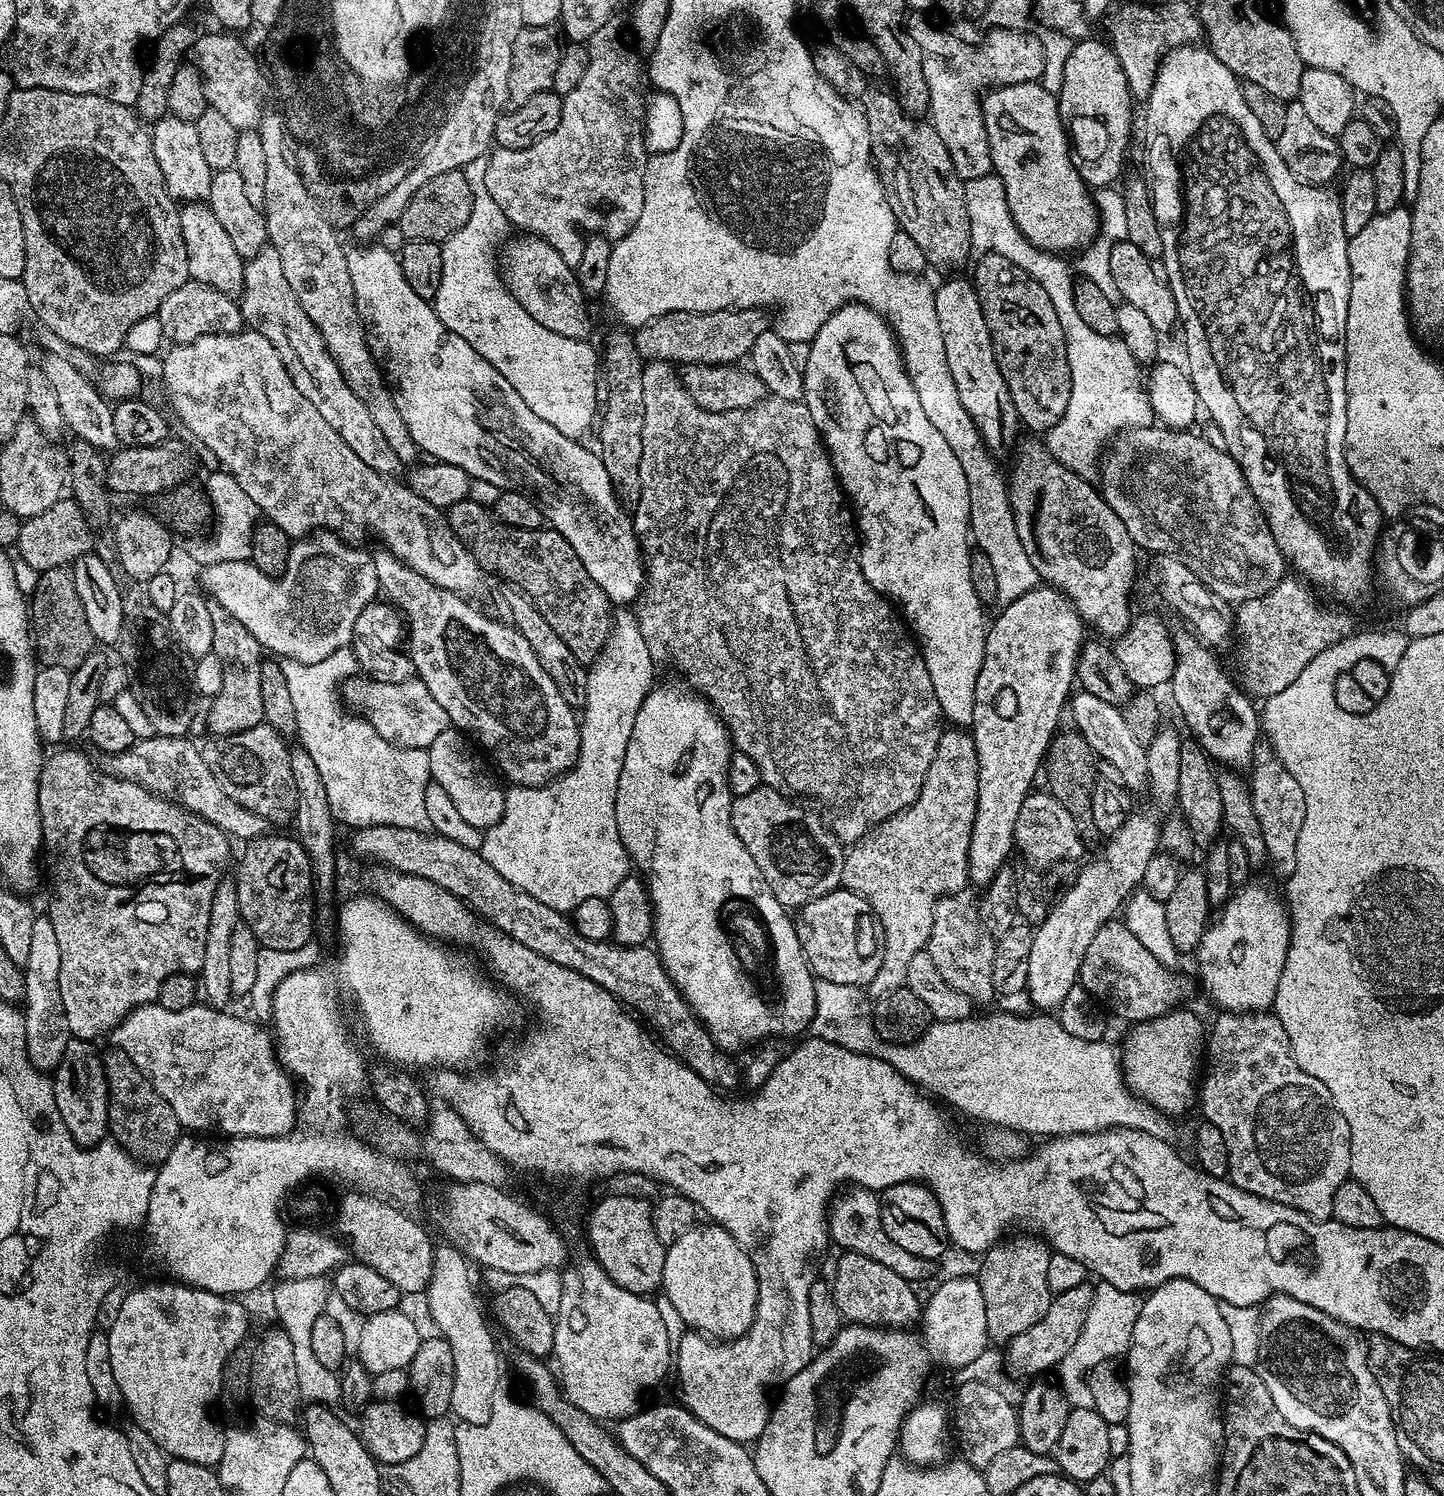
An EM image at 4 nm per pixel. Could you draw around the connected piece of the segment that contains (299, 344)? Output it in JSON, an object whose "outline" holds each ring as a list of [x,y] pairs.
{"outline":[[[265,246],[245,263],[244,287],[238,293],[238,303],[241,321],[251,331],[270,338],[270,346],[278,350],[278,358],[282,358],[286,370],[291,372],[294,386],[298,386],[303,396],[317,407],[318,414],[330,422],[331,428],[338,430],[342,442],[346,442],[346,446],[350,446],[366,466],[378,470],[383,476],[395,477],[395,472],[402,468],[401,460],[394,450],[390,450],[390,442],[386,442],[382,430],[378,430],[362,398],[358,398],[358,394],[350,390],[346,378],[342,378],[334,358],[326,350],[322,334],[318,334],[314,322],[310,322],[306,310],[302,310],[302,302],[294,298],[294,290],[290,290],[290,282],[286,282],[278,250]]]}

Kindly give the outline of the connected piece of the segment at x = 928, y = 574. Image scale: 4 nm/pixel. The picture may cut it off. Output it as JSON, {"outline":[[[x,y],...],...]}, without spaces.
{"outline":[[[843,304],[837,312],[830,314],[826,322],[822,322],[820,329],[811,337],[812,345],[808,348],[808,357],[803,357],[802,371],[804,374],[803,404],[810,410],[810,418],[814,418],[814,426],[820,432],[820,438],[828,449],[828,456],[832,460],[832,468],[836,478],[844,489],[845,497],[854,509],[854,520],[858,525],[858,559],[860,569],[882,595],[891,598],[898,605],[903,619],[910,625],[915,639],[918,641],[920,653],[924,655],[926,670],[930,670],[930,682],[934,682],[934,694],[938,698],[941,717],[952,726],[971,725],[974,714],[974,690],[978,682],[978,670],[982,670],[984,661],[984,638],[986,635],[986,619],[984,620],[985,605],[980,603],[978,594],[974,594],[974,582],[970,582],[970,529],[968,526],[968,483],[966,474],[962,474],[962,462],[950,450],[946,438],[938,434],[938,429],[926,418],[922,411],[922,402],[918,402],[918,393],[904,369],[903,359],[898,351],[896,337],[888,321],[877,314],[873,308],[865,304]]]}

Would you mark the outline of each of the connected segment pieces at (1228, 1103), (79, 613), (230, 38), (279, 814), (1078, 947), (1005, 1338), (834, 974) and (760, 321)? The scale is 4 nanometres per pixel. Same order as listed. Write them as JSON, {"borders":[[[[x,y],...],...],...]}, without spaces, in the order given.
{"borders":[[[[1223,1011],[1219,1015],[1212,1028],[1210,1026],[1206,1040],[1206,1068],[1208,1064],[1208,1073],[1205,1076],[1203,1073],[1198,1084],[1198,1108],[1200,1106],[1201,1110],[1204,1111],[1203,1119],[1207,1123],[1218,1126],[1218,1131],[1226,1142],[1226,1154],[1228,1155],[1227,1179],[1244,1192],[1260,1196],[1264,1200],[1273,1200],[1279,1204],[1297,1208],[1297,1210],[1305,1212],[1307,1216],[1315,1220],[1329,1219],[1334,1206],[1334,1193],[1338,1191],[1338,1186],[1342,1186],[1342,1182],[1349,1179],[1350,1176],[1352,1155],[1350,1154],[1350,1126],[1346,1126],[1346,1118],[1342,1118],[1338,1106],[1334,1106],[1334,1098],[1330,1094],[1330,1090],[1326,1090],[1326,1086],[1322,1086],[1322,1082],[1318,1082],[1318,1078],[1306,1074],[1306,1070],[1302,1070],[1302,1066],[1298,1066],[1298,1062],[1292,1053],[1289,1035],[1286,1034],[1285,1027],[1282,1026],[1281,1020],[1275,1016],[1275,1013],[1267,1011],[1252,1013]]],[[[71,567],[51,568],[35,577],[36,585],[30,588],[30,612],[34,617],[34,651],[43,666],[62,666],[69,670],[82,666],[97,647],[97,640],[86,622],[78,586],[74,586]]],[[[197,35],[196,44],[190,49],[190,56],[204,80],[208,106],[219,110],[230,121],[230,126],[238,130],[252,130],[257,127],[262,117],[260,68],[247,46],[240,41],[239,35],[223,35]]],[[[262,723],[227,737],[223,741],[224,749],[220,757],[214,760],[214,771],[222,790],[226,790],[226,794],[230,794],[238,806],[254,810],[254,814],[266,818],[272,826],[284,824],[287,820],[289,823],[295,817],[298,802],[294,773],[290,770],[292,753],[289,745],[284,745],[284,740],[281,733]]],[[[1133,811],[1124,821],[1121,828],[1111,833],[1108,845],[1104,848],[1104,860],[1097,864],[1081,867],[1078,874],[1078,882],[1070,888],[1060,900],[1055,901],[1048,909],[1048,917],[1032,933],[1032,946],[1030,948],[1030,974],[1028,975],[1027,994],[1032,999],[1033,1005],[1040,1010],[1059,1009],[1062,1001],[1073,995],[1072,987],[1077,987],[1080,979],[1080,967],[1082,958],[1094,942],[1094,934],[1102,925],[1108,923],[1125,907],[1126,901],[1134,892],[1143,885],[1143,874],[1149,865],[1153,855],[1158,852],[1160,840],[1160,828],[1158,821],[1148,812]]],[[[1001,1239],[983,1253],[981,1260],[984,1261],[981,1262],[978,1273],[982,1302],[986,1302],[988,1339],[1000,1346],[1007,1345],[1009,1340],[1037,1324],[1046,1310],[1050,1310],[1053,1297],[1046,1280],[1046,1270],[1049,1269],[1052,1256],[1049,1245],[1039,1239],[1008,1239]]],[[[846,887],[835,888],[833,892],[823,891],[819,896],[800,905],[794,916],[796,937],[804,958],[812,970],[813,977],[830,982],[838,982],[842,986],[859,989],[872,983],[874,974],[878,974],[878,966],[882,966],[882,933],[872,914],[870,902]]],[[[727,308],[708,312],[674,311],[653,317],[633,333],[633,347],[641,359],[665,360],[684,366],[696,363],[737,363],[751,353],[759,334],[769,331],[770,324],[765,309]]]]}

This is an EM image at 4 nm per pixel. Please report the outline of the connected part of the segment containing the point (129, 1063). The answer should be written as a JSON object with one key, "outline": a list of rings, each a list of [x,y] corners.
{"outline":[[[105,1051],[102,1056],[104,1081],[108,1087],[108,1131],[111,1139],[141,1164],[159,1166],[182,1139],[182,1126],[174,1110],[170,1110],[170,1102],[154,1090],[131,1058],[125,1052],[111,1051]]]}

